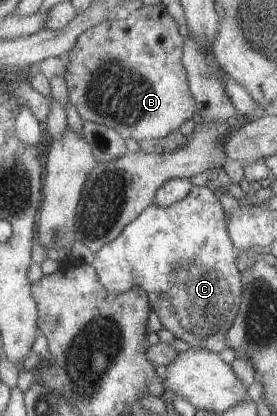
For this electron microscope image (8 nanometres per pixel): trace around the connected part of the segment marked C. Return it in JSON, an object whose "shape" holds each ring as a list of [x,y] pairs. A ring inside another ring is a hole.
{"shape":[[[193,185],[183,200],[169,206],[149,204],[139,212],[123,230],[107,244],[94,252],[91,265],[97,274],[97,282],[109,294],[123,294],[127,290],[141,288],[147,296],[147,306],[152,310],[162,328],[169,330],[173,338],[179,338],[191,349],[207,350],[219,354],[226,347],[226,332],[231,326],[241,302],[242,272],[236,265],[236,254],[226,229],[225,215],[210,185]]]}

